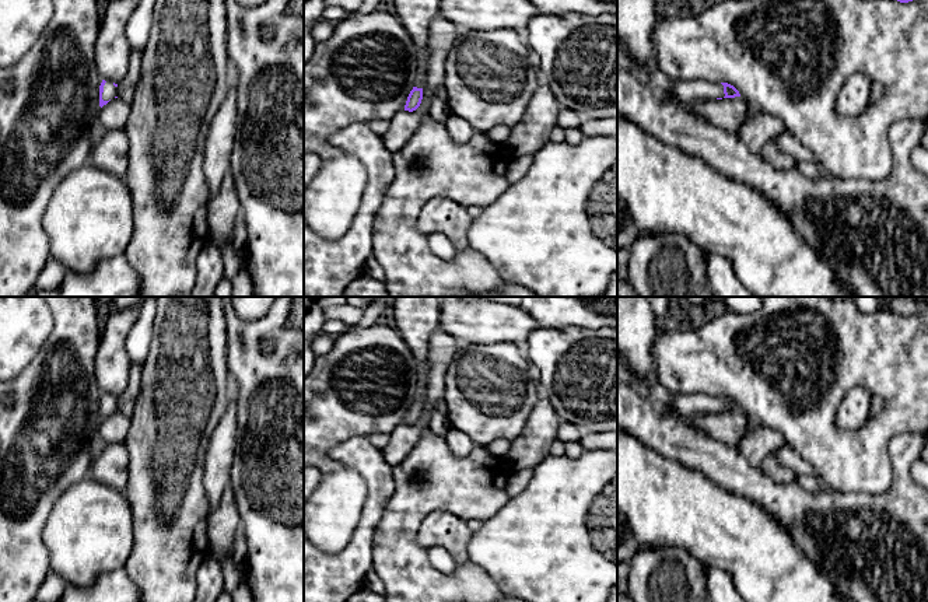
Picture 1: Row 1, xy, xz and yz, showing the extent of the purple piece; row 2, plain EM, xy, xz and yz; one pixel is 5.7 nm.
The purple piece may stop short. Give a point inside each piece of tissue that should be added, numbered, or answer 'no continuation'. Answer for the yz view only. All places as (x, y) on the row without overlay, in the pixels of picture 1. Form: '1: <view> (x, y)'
1: yz (687, 405)

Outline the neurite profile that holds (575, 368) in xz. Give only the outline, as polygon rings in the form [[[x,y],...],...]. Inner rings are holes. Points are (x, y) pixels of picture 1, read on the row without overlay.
[[[542,328],[528,337],[529,361],[542,393],[549,399],[560,421],[572,423],[585,433],[617,433],[617,328]]]

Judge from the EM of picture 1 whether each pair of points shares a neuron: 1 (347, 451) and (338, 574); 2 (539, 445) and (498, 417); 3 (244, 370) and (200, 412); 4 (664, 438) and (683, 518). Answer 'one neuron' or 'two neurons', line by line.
1: one neuron
2: two neurons
3: two neurons
4: two neurons

